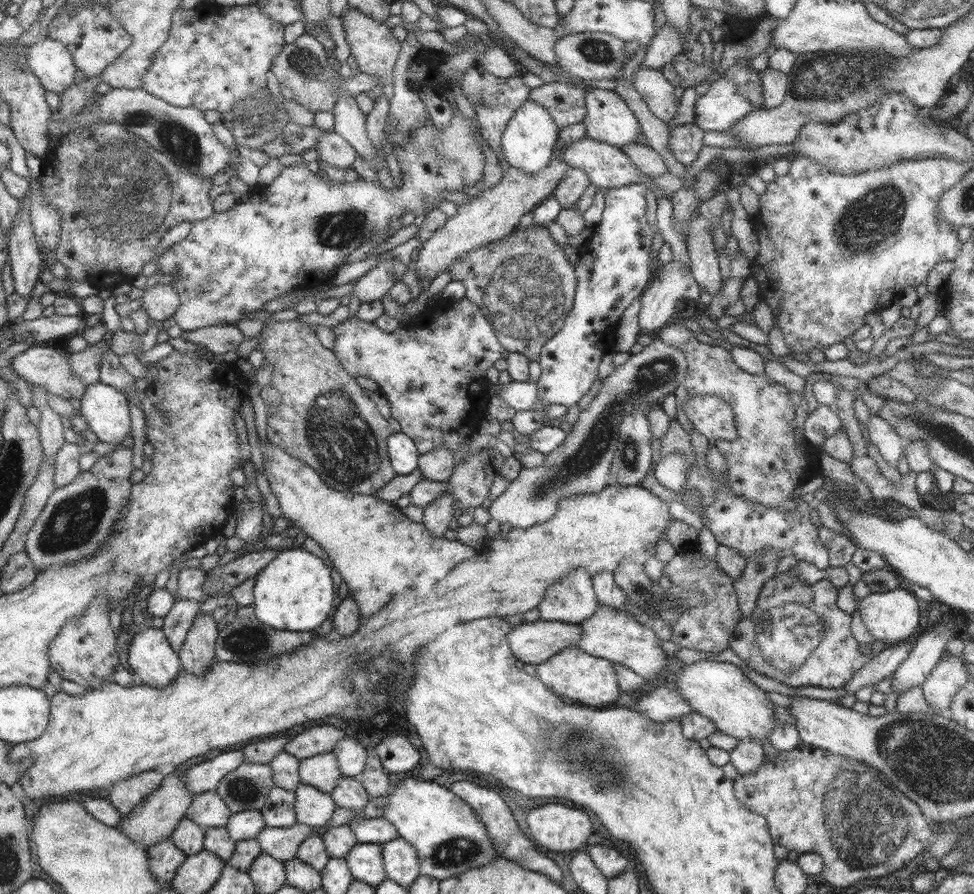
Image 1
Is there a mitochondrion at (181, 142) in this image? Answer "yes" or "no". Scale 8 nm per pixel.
yes

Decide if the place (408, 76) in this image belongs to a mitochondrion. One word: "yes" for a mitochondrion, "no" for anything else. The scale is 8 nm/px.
no

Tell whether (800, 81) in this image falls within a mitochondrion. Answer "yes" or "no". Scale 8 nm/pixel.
yes

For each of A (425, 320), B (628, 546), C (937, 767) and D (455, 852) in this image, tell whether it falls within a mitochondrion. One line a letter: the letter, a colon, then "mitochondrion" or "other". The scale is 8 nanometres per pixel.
A: other
B: other
C: mitochondrion
D: mitochondrion

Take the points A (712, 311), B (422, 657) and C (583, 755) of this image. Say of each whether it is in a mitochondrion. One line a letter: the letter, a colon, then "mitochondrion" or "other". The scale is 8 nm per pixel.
A: other
B: mitochondrion
C: mitochondrion

